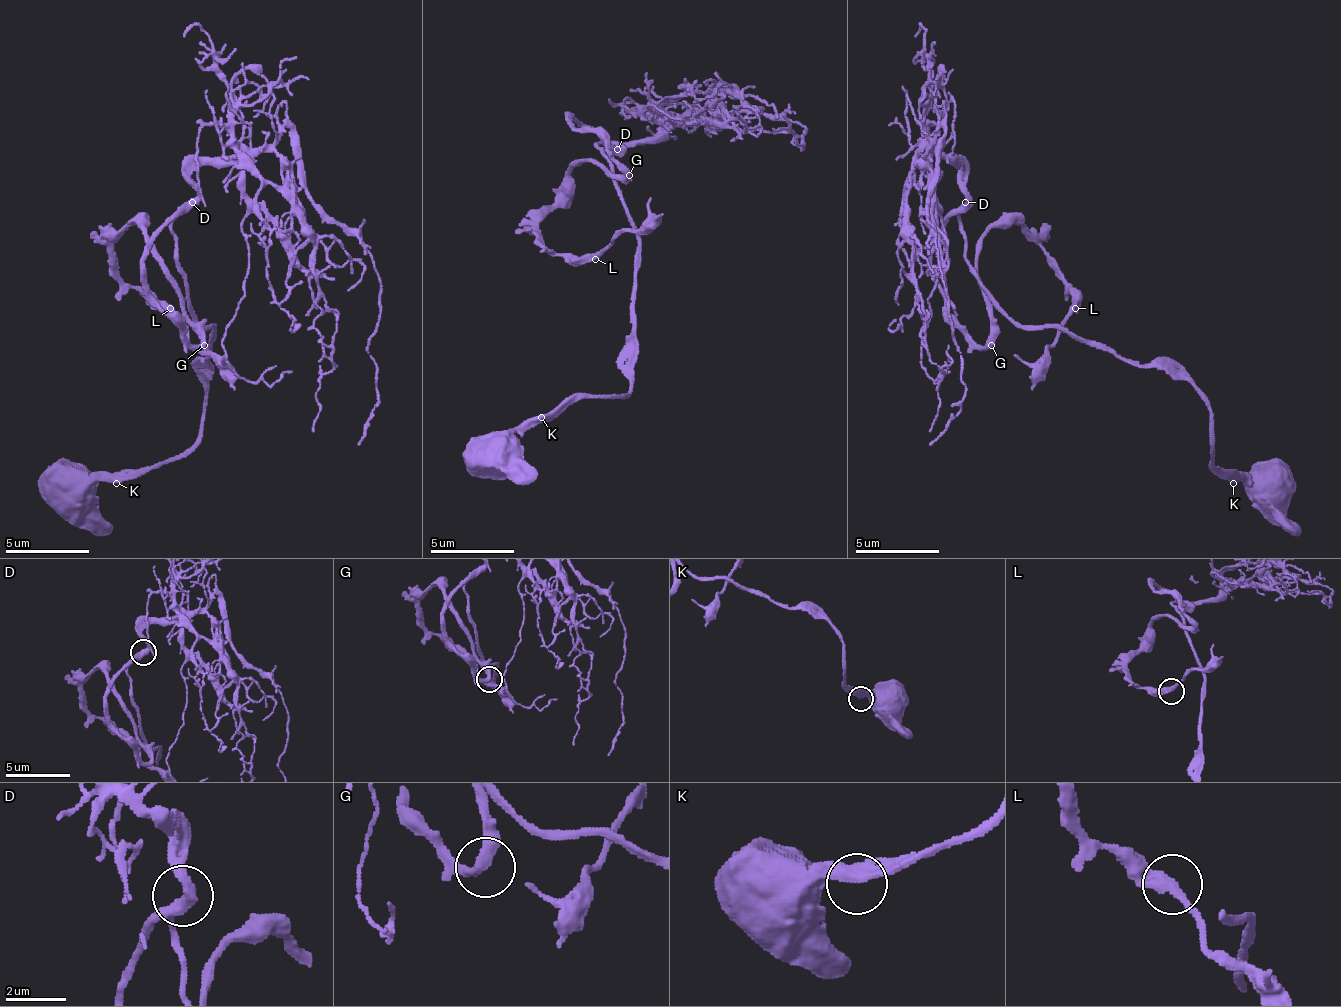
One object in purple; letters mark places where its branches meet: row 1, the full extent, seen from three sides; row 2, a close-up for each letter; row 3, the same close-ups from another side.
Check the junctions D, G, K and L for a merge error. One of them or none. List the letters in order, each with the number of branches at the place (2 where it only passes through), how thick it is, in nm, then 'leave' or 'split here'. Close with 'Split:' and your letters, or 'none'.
D: branches 2; calibre 360 nm; leave
G: branches 2; calibre 360 nm; leave
K: branches 2; calibre 360 nm; leave
L: branches 2; calibre 360 nm; leave
Split: none

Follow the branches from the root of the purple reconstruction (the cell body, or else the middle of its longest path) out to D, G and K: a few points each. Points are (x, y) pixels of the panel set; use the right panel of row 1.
D: (966, 245), (966, 233), (958, 216), (966, 203)
G: (966, 245), (966, 262), (974, 270), (974, 279), (987, 304), (987, 316), (991, 320), (991, 345)
K: (966, 245), (970, 274), (1020, 324), (1066, 329), (1129, 362), (1171, 366), (1208, 408), (1213, 462), (1233, 483)

